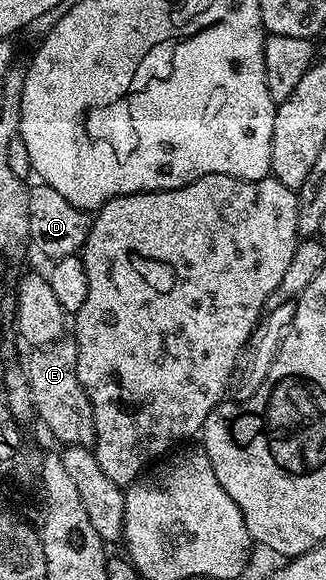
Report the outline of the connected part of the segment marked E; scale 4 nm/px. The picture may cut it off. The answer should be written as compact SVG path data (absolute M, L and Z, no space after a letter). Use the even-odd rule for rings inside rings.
M64 336L48 346L30 351L31 359L25 363L29 376L29 388L33 396L35 418L43 421L43 426L64 447L95 445L95 421L93 408L81 380L77 376L77 352L79 346L74 337Z

